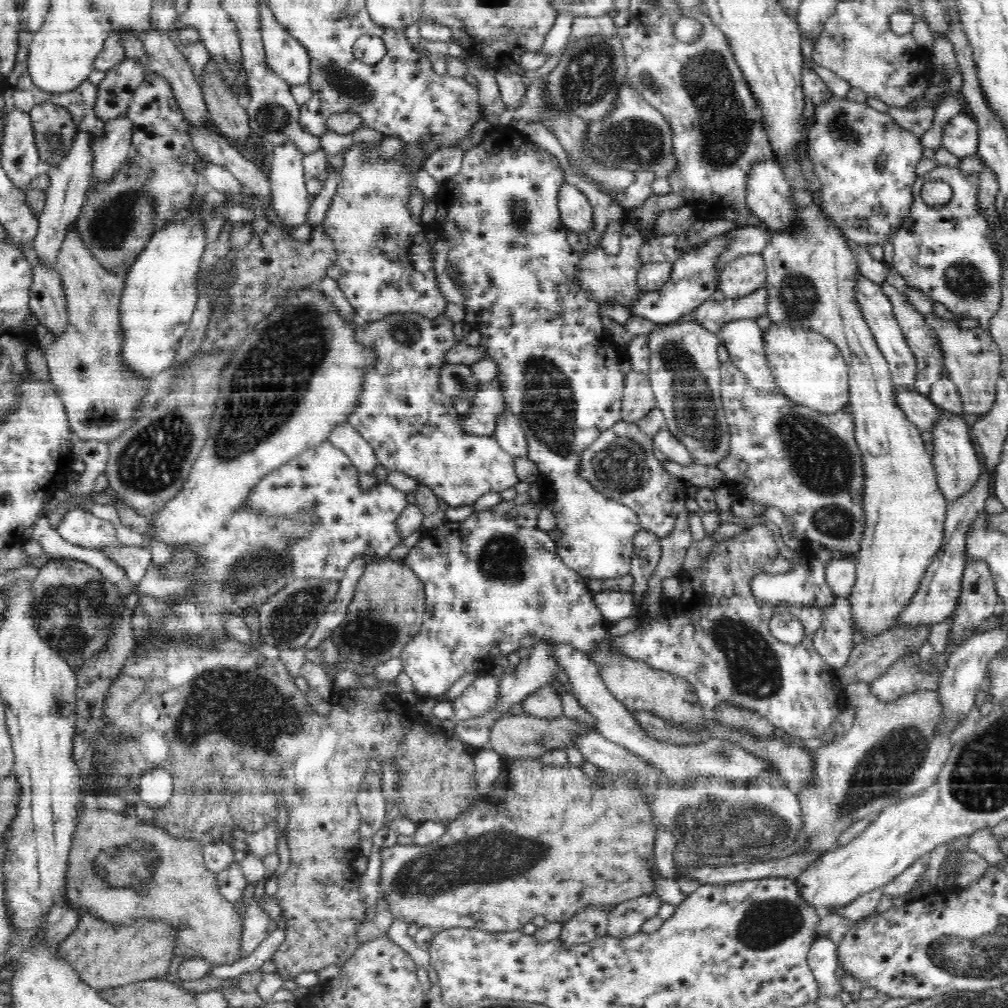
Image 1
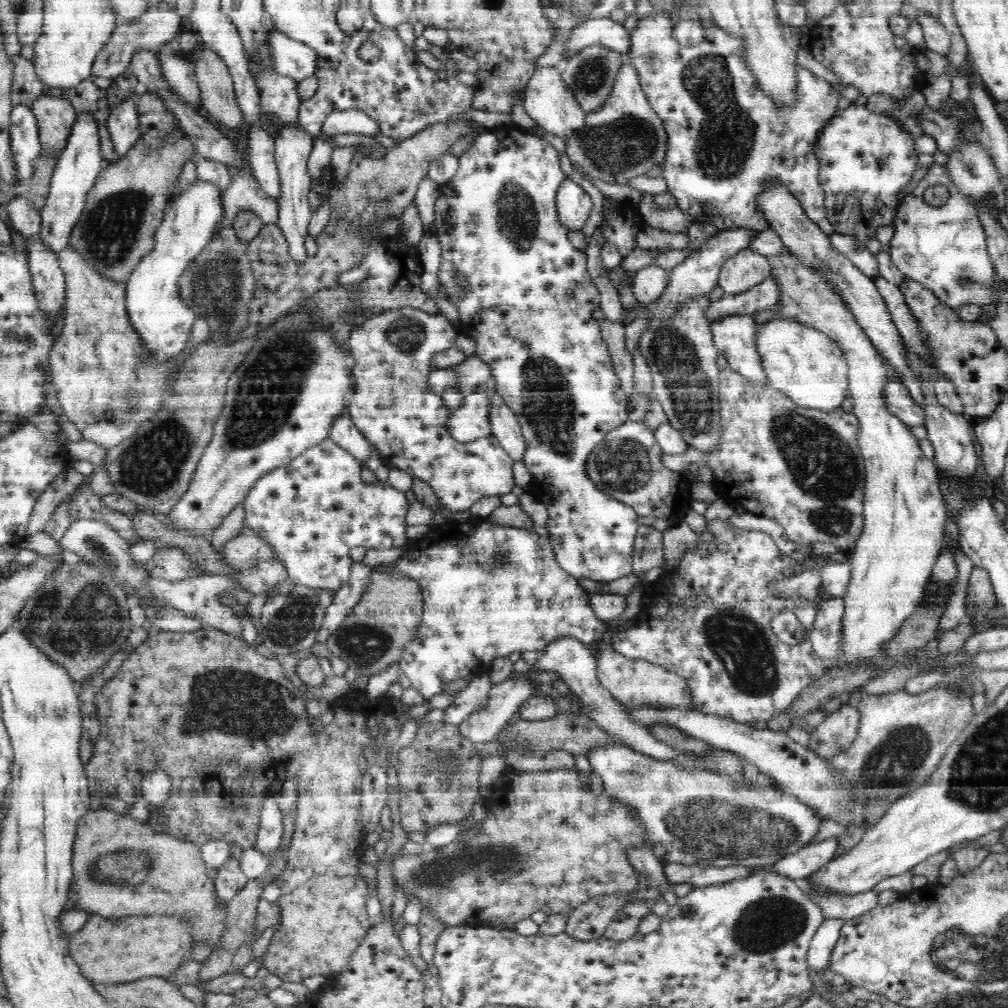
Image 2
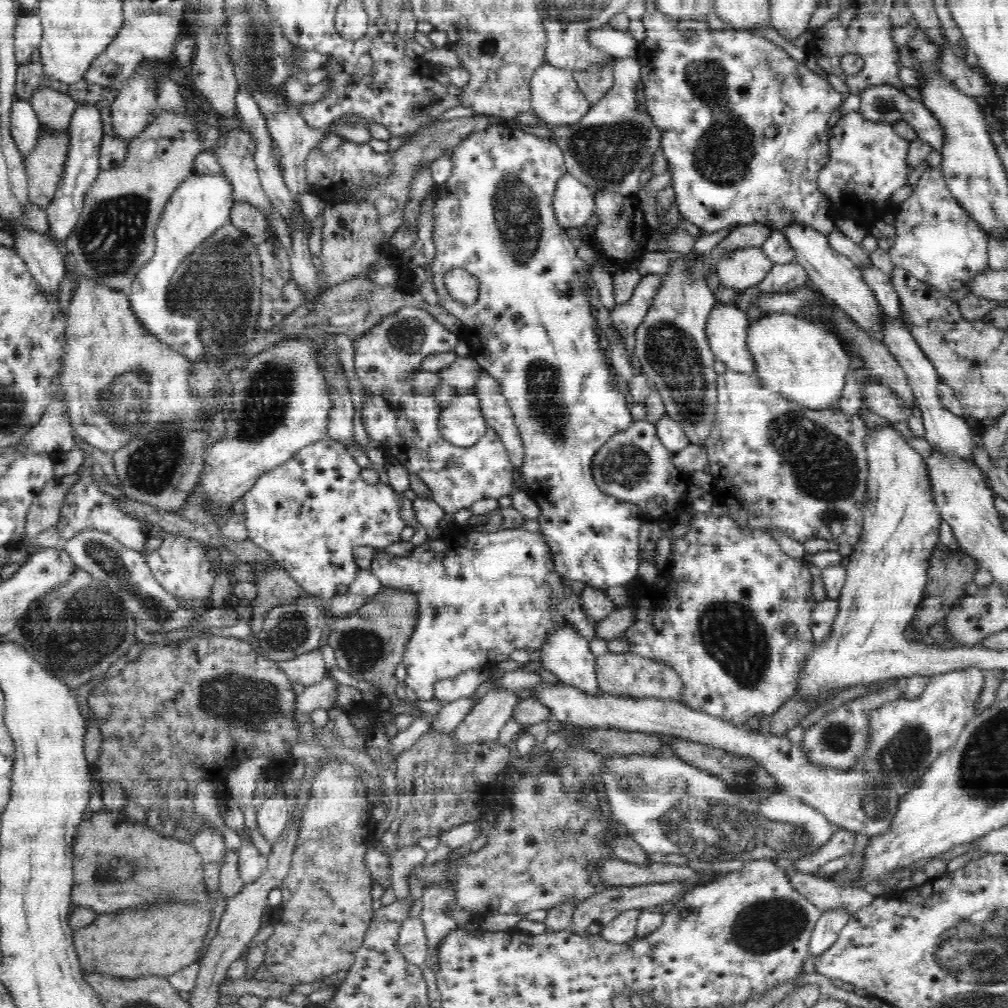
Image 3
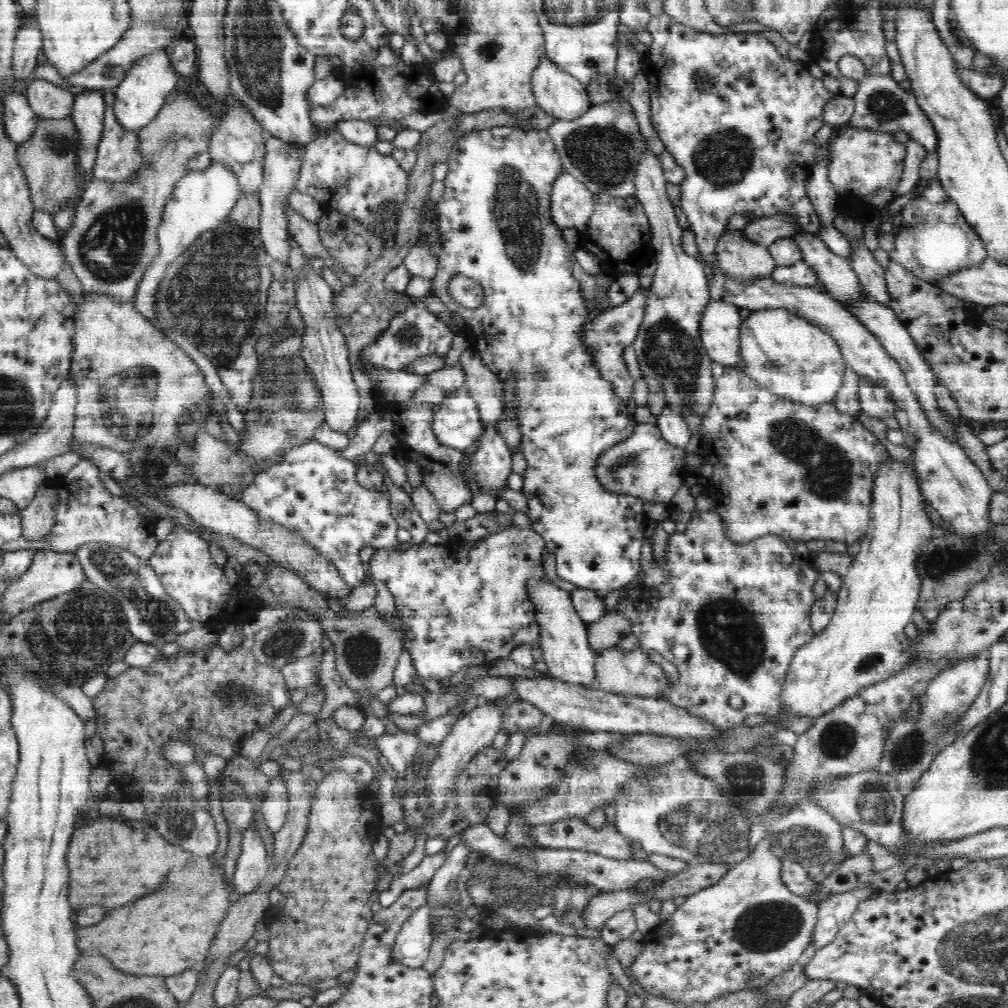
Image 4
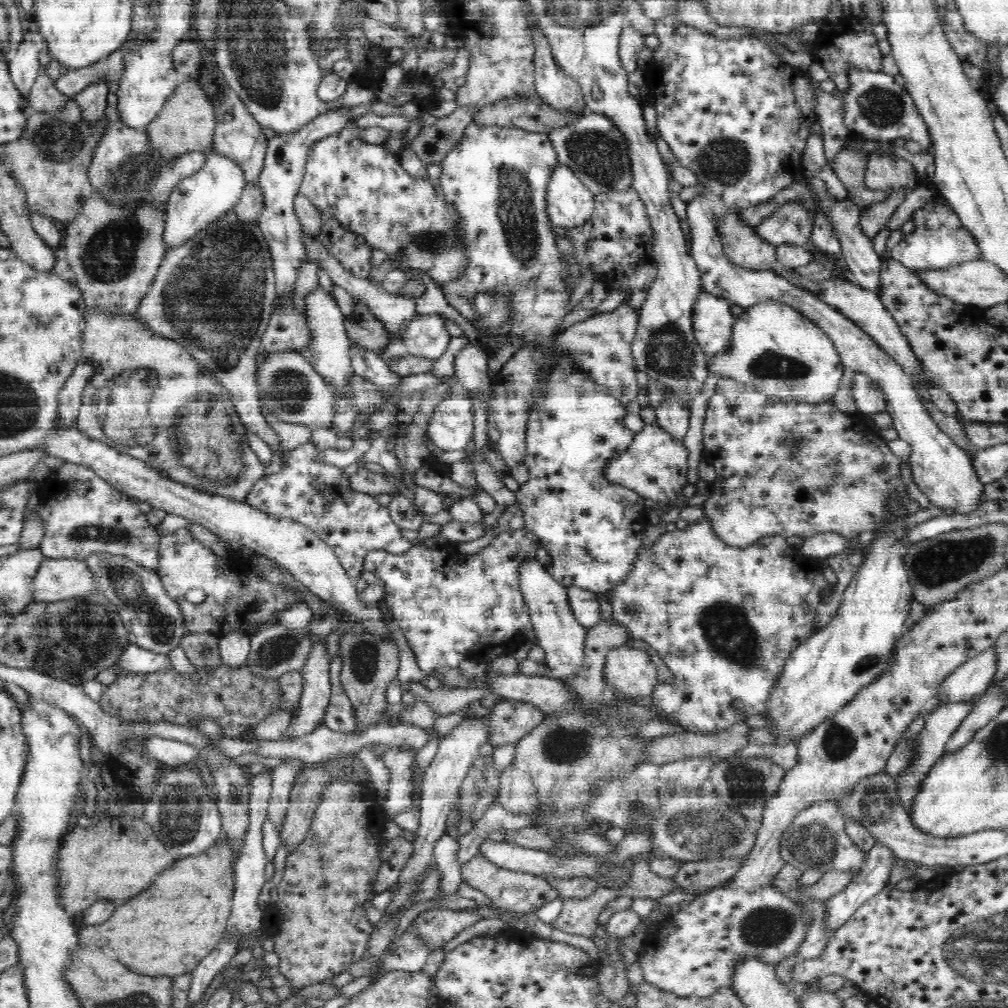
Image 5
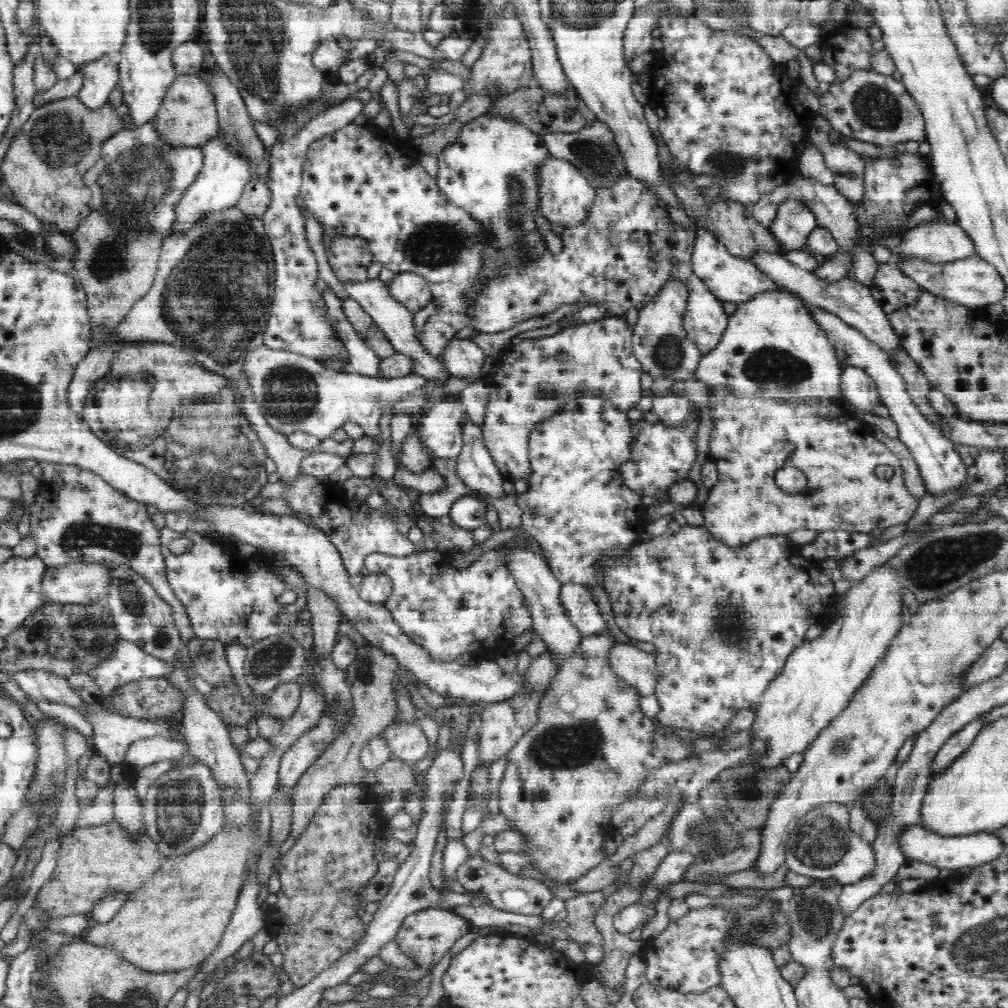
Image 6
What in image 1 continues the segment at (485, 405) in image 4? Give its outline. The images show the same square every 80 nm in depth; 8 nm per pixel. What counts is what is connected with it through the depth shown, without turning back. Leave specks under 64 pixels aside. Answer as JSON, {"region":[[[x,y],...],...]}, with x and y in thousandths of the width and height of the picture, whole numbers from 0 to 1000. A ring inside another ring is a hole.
{"region":[[[505,405],[494,413],[492,427],[489,431],[499,446],[510,454],[524,453],[524,439],[520,426],[516,423],[514,414],[508,411]]]}

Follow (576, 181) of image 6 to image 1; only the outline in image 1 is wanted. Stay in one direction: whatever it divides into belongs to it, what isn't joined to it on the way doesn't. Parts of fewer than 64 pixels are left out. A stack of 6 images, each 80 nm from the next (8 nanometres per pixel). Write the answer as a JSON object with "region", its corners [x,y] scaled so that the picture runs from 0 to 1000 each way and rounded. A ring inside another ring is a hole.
{"region":[[[561,182],[555,188],[553,198],[557,220],[564,229],[576,232],[589,227],[587,204],[573,187]]]}

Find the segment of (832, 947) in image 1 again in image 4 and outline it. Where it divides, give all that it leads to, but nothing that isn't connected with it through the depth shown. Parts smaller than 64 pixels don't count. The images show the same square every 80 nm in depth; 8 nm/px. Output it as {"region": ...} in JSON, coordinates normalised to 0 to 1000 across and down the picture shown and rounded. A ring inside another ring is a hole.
{"region":[[[849,880],[836,886],[825,887],[821,893],[812,897],[812,911],[806,929],[810,943],[824,937],[833,922],[841,915],[853,895],[870,887],[867,880]]]}

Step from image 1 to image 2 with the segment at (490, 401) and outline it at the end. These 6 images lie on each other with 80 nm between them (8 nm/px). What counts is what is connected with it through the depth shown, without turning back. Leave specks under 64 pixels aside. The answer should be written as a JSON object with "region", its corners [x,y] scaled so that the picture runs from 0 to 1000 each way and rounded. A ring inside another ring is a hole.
{"region":[[[485,380],[476,382],[470,389],[460,392],[460,398],[454,406],[444,411],[441,423],[444,431],[454,439],[467,439],[475,435],[488,432],[486,421],[486,393],[488,388]]]}

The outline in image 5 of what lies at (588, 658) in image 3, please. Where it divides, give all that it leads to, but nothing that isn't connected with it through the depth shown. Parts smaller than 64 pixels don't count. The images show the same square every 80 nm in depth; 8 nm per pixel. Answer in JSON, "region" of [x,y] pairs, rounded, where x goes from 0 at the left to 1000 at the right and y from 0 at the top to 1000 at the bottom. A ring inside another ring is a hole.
{"region":[[[527,553],[516,562],[516,585],[524,600],[528,621],[532,626],[532,638],[540,644],[540,657],[545,665],[545,671],[558,676],[567,673],[573,664],[579,661],[576,655],[582,625],[573,618],[565,604],[563,582],[547,570],[544,563],[535,559],[531,553]]]}

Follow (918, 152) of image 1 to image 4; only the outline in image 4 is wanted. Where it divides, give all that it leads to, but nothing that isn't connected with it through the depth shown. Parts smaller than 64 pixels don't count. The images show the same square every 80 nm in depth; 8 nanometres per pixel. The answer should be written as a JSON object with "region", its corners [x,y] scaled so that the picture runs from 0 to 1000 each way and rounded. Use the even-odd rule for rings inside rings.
{"region":[[[845,122],[831,126],[820,139],[822,143],[822,164],[820,176],[830,191],[829,206],[831,210],[853,216],[854,212],[871,208],[862,203],[861,196],[872,188],[887,188],[892,185],[897,167],[899,144],[887,138],[887,133],[877,130],[853,129]]]}

